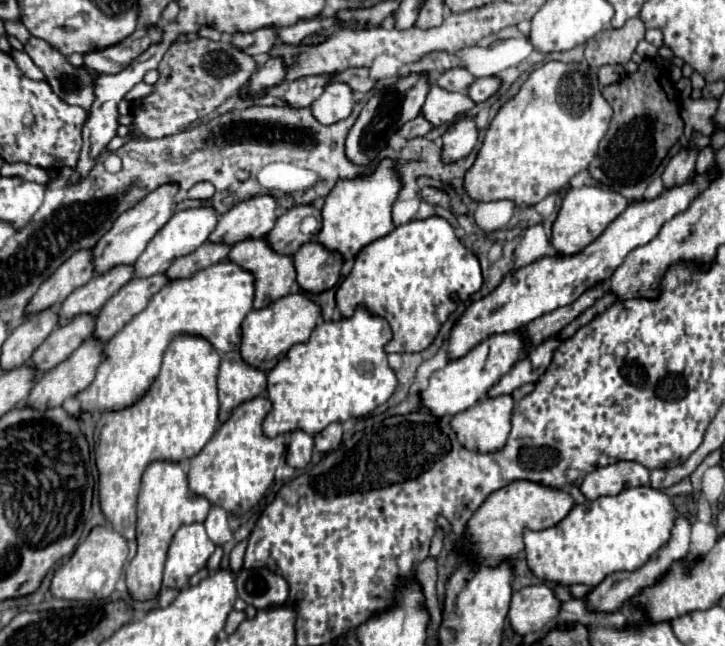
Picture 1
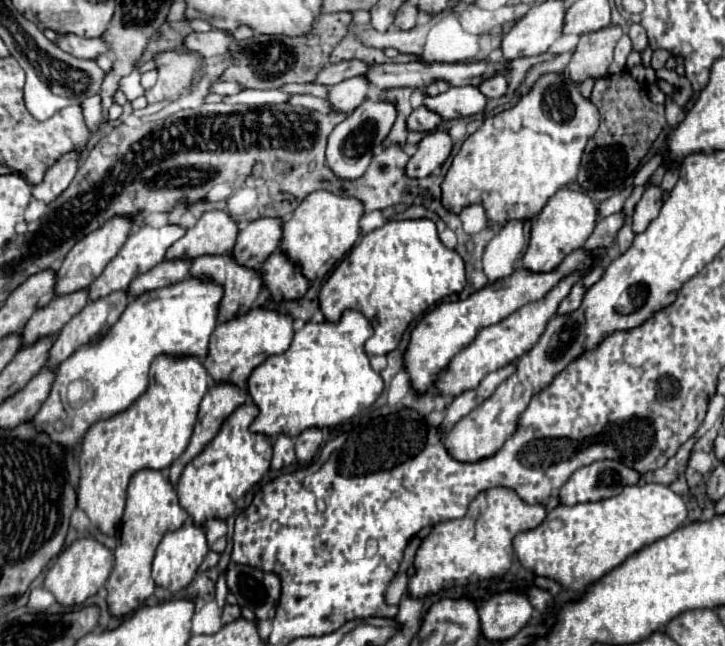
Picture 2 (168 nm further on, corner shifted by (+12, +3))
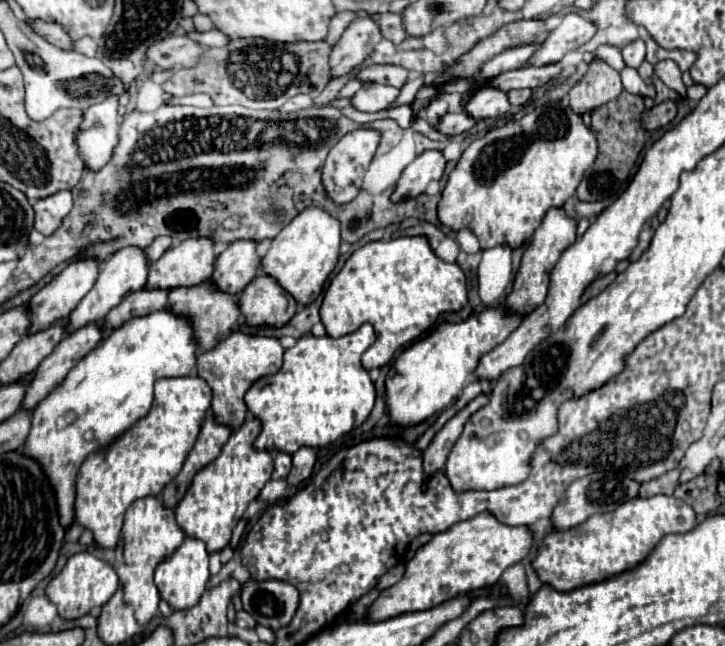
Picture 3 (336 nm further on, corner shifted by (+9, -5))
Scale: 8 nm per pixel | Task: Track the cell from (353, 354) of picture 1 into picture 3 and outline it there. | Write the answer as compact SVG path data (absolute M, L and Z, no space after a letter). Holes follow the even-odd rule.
M363 324L355 332L341 336L341 338L331 338L331 336L313 336L307 334L297 340L297 344L289 350L285 350L283 366L277 374L259 378L245 394L245 404L247 408L261 420L261 434L255 440L257 450L267 450L267 452L287 452L295 454L301 446L327 446L353 430L355 426L363 424L373 406L375 406L375 384L369 378L369 372L361 364L363 352L375 342L375 332L371 324Z

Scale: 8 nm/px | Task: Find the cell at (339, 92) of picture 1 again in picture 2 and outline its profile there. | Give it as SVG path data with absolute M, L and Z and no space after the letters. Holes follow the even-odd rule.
M356 76L356 78L348 78L336 86L330 86L328 90L328 100L332 102L332 106L338 112L352 112L354 108L358 108L364 100L366 94L370 90L370 82L366 76Z

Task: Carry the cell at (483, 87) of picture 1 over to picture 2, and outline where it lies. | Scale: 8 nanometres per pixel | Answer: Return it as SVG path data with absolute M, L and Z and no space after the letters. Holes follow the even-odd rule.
M500 74L500 78L490 78L488 82L482 82L478 88L486 98L500 98L508 90L508 80Z

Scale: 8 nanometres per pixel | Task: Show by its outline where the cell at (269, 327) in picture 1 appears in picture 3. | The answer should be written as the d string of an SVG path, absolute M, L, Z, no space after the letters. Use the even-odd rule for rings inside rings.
M233 332L229 338L219 342L215 348L201 350L197 354L199 376L205 378L205 382L213 390L211 410L213 410L217 422L227 424L233 430L243 424L245 412L247 412L247 406L243 402L243 394L249 390L249 386L255 380L259 380L267 374L279 372L279 368L283 364L283 352L285 352L285 348L281 346L281 342L277 338Z

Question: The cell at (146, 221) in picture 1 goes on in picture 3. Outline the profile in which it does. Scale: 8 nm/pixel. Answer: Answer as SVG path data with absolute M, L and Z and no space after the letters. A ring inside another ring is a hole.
M85 258L85 260L75 260L71 262L63 272L59 272L45 288L41 288L31 300L29 300L29 306L31 306L31 330L29 332L35 332L35 330L43 330L47 326L51 326L51 322L55 322L55 318L65 318L69 316L75 306L81 302L81 298L93 288L93 284L97 282L97 276L99 276L99 266L101 262L97 258Z

